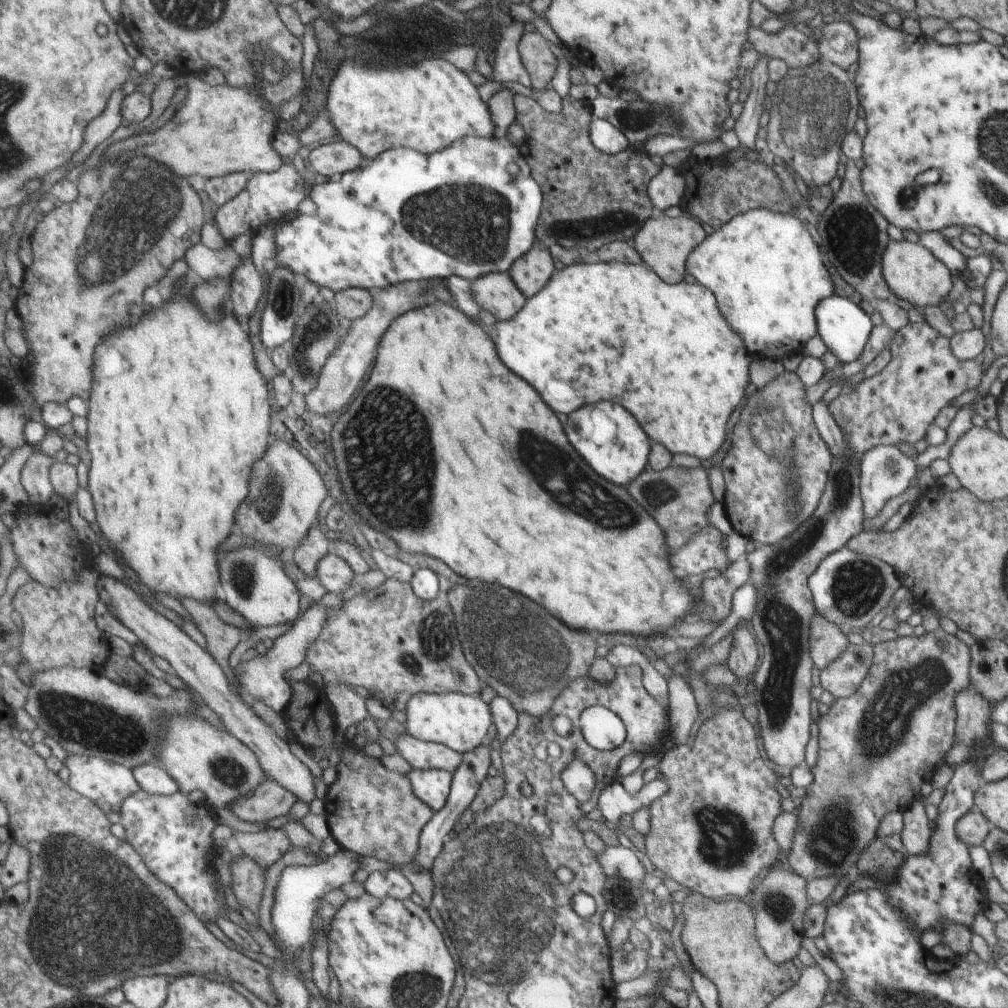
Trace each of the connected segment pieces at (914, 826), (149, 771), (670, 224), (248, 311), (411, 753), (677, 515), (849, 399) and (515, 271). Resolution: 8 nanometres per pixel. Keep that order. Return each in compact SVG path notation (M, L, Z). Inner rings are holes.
M918 799L901 811L902 829L899 835L902 851L909 856L925 854L929 844L931 822L926 817L923 803Z
M145 764L145 766L137 766L137 768L131 769L136 775L140 787L149 794L169 796L180 791L180 786L175 782L175 778L160 766Z
M660 213L647 218L643 221L640 229L633 235L630 243L640 255L641 260L648 267L661 276L669 284L679 284L683 282L684 275L687 272L687 260L692 250L700 244L706 237L700 221L686 214L678 217L665 217Z
M253 255L243 256L243 264L234 268L233 272L233 290L230 292L230 304L232 311L239 322L243 324L243 328L248 330L249 320L253 318L257 306L261 304L263 294L266 294L265 284L260 268L255 266ZM264 292L264 293L263 293Z
M407 732L397 736L393 742L397 754L417 770L444 770L452 773L459 766L460 753L447 746L413 738Z
M704 464L696 468L669 465L667 470L645 468L633 480L633 486L629 486L629 490L633 490L633 498L637 498L641 506L649 506L649 510L653 510L653 518L669 530L669 546L673 546L673 552L687 544L693 534L710 526L705 514L716 500L711 496L707 476Z
M924 320L907 322L895 330L889 348L889 362L879 372L851 386L851 392L839 393L827 404L831 418L853 454L863 454L877 445L919 442L941 408L952 405L964 392L975 389L985 372L982 362L957 358L950 340Z
M534 245L511 266L508 274L526 299L543 289L555 270L555 263L549 252Z

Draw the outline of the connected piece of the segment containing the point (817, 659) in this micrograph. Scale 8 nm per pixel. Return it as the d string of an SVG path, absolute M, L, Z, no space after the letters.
M815 610L809 620L809 628L805 631L809 644L809 657L815 668L819 670L825 668L825 664L833 662L835 656L841 656L841 652L847 648L847 638L839 630L839 626L827 622Z

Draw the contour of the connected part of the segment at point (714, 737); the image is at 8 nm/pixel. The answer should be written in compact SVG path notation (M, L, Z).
M722 707L719 712L713 714L709 719L697 725L692 732L689 742L685 744L674 745L662 756L662 759L656 766L658 772L663 776L663 781L667 784L667 792L663 796L656 798L649 808L649 832L644 836L644 853L647 860L655 866L656 870L663 872L665 876L675 880L684 887L685 891L696 891L711 899L724 899L728 897L741 898L745 896L749 890L752 890L753 882L771 866L775 866L777 860L777 842L771 836L771 826L773 820L781 814L781 796L775 790L777 784L777 774L773 770L767 768L767 764L759 758L759 754L755 752L757 744L755 744L755 736L753 736L753 728L751 724L743 717L742 710L734 710L733 708Z

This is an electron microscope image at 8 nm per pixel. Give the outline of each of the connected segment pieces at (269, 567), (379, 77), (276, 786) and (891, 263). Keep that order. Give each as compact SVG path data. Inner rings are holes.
M245 546L221 554L219 560L221 584L217 586L218 598L256 628L294 625L301 614L301 592L285 568L285 560L281 562L281 558L275 558L273 550Z
M347 58L341 66L329 90L329 104L326 108L331 122L345 142L353 144L361 152L365 160L375 158L383 150L392 148L410 148L421 150L425 154L445 150L459 138L472 136L475 138L493 138L493 122L487 106L481 102L477 88L455 68L443 59L425 58L411 66L373 66L363 64L353 58Z
M267 779L265 784L246 797L240 797L235 802L229 802L229 812L247 822L266 822L272 818L285 816L295 806L295 796L287 788L273 779Z
M889 237L881 256L881 272L891 295L909 302L919 311L927 306L937 306L951 290L949 269L921 244L900 237Z

